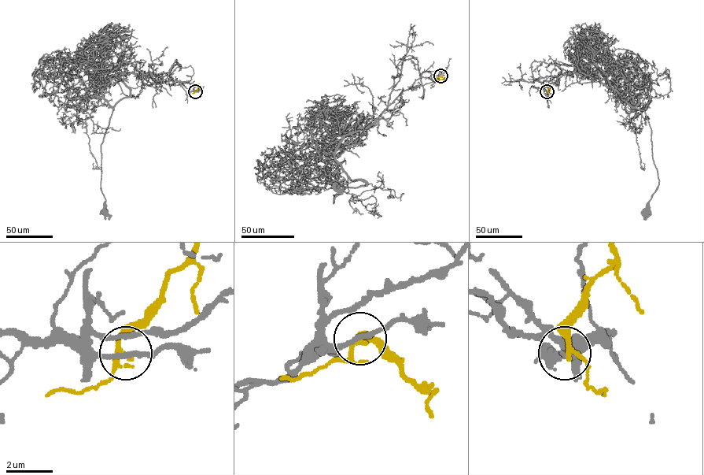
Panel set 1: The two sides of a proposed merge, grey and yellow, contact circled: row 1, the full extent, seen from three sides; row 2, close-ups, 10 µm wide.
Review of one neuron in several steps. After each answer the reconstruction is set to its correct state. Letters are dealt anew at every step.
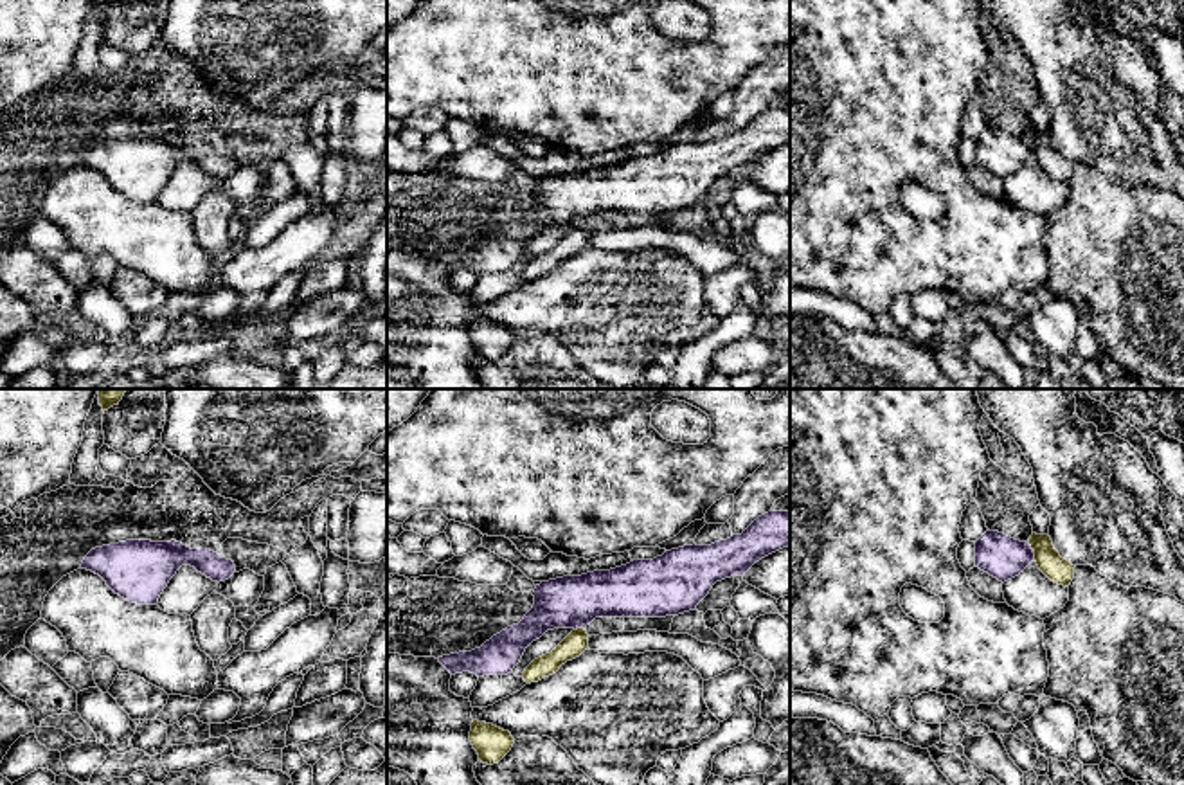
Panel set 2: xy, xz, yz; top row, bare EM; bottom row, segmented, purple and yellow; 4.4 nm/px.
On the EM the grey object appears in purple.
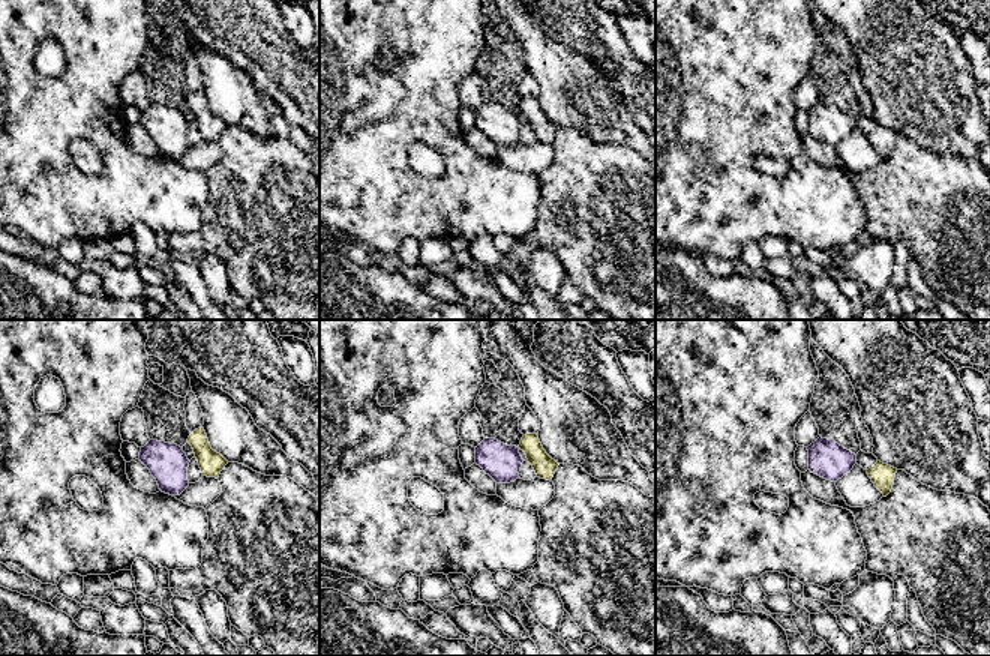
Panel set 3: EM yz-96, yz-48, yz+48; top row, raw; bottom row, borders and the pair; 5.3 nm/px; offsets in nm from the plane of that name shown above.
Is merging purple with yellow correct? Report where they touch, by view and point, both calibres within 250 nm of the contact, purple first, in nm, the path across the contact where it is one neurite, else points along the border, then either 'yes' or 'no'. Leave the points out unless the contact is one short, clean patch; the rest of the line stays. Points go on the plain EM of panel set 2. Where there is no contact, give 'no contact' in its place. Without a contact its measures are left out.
meets purple in xz at (578, 224); 240 nm thick on the purple side, 100 nm on the other; border along xz (583, 224), (574, 227); no

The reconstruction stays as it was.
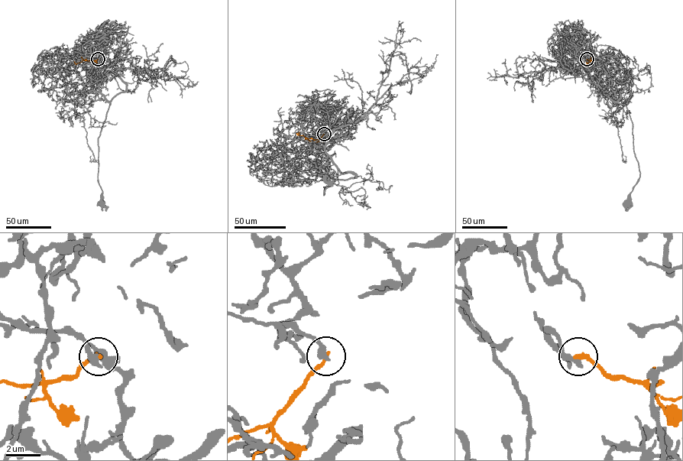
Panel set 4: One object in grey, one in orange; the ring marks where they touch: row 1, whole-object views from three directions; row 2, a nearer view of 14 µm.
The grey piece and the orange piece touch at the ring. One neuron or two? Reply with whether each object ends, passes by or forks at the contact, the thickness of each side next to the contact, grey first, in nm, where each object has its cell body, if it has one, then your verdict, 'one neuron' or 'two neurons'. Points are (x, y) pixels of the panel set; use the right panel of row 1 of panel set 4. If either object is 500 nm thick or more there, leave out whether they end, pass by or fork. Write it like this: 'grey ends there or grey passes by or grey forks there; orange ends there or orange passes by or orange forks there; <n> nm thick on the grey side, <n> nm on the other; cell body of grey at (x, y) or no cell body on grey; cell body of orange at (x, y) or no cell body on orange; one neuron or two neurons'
grey ends there; orange ends there; 340 nm thick on the grey side, 240 nm on the other; cell body of grey at (627, 203); no cell body on orange; two neurons

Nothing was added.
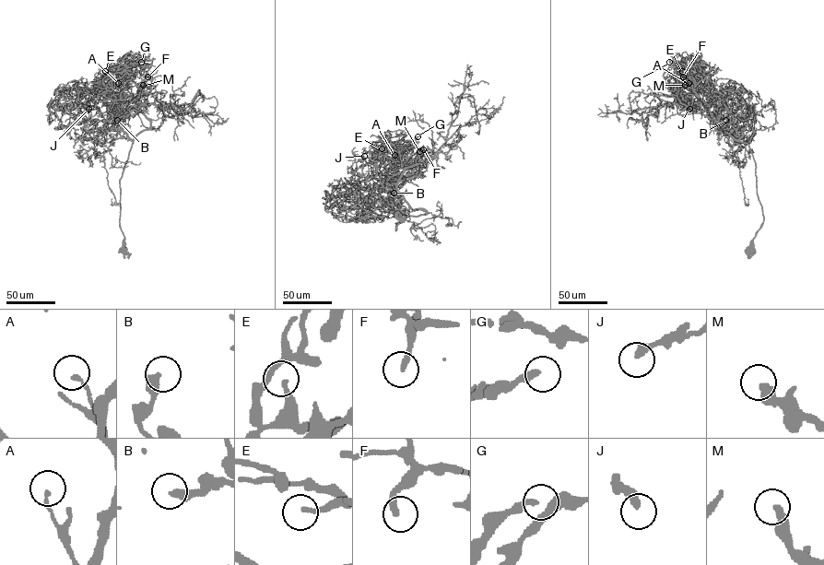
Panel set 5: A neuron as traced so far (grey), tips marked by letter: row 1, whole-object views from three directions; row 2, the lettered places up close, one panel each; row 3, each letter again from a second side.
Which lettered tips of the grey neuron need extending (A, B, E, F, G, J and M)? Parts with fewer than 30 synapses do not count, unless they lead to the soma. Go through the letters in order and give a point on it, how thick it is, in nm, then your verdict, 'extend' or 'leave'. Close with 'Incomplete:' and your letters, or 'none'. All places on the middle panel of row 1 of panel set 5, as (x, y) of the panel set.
A: (394, 155) | 130 nm | leave
B: (394, 193) | 340 nm | leave
E: (382, 148) | 200 nm | leave
F: (423, 149) | 240 nm | leave
G: (417, 136) | 170 nm | extend
J: (364, 156) | 280 nm | leave
M: (419, 151) | 340 nm | extend
Incomplete: G, M

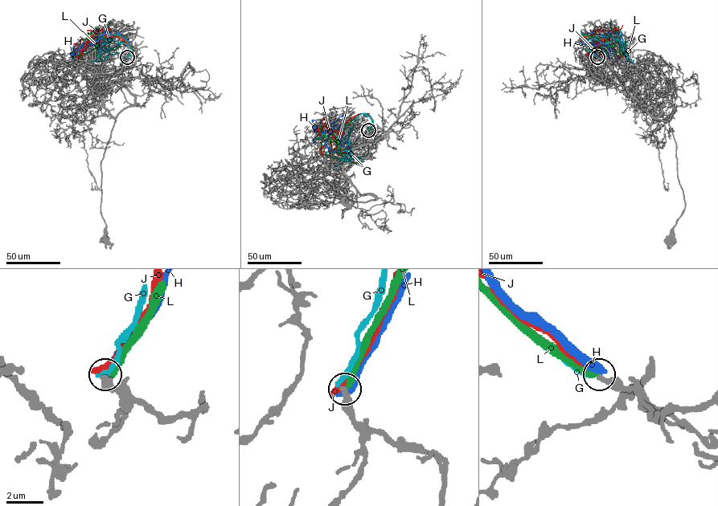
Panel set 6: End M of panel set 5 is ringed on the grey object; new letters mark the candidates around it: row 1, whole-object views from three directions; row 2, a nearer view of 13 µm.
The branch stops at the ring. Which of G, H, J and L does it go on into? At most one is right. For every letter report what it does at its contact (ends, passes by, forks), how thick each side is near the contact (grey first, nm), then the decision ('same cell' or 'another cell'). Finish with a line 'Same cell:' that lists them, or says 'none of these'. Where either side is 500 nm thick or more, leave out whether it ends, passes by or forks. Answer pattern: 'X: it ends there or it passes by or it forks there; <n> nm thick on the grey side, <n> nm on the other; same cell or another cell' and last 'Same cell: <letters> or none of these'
G: it ends there; 320 nm thick on the grey side, 280 nm on the other; another cell
H: it ends there; 380 nm thick on the grey side, 480 nm on the other; another cell
J: it ends there; 380 nm thick on the grey side, 440 nm on the other; another cell
L: it ends there; 400 nm thick on the grey side, 300 nm on the other; another cell
Same cell: none of these

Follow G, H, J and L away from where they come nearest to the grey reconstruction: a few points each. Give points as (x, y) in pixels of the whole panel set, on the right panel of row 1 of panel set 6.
G: (597, 57), (580, 42), (596, 35), (610, 36), (621, 43), (626, 59), (633, 59)
H: (597, 57), (587, 48), (580, 34), (591, 33), (606, 39), (593, 55), (597, 43)
J: (597, 57), (580, 38), (597, 34), (602, 39), (590, 44), (590, 51), (585, 54)
L: (597, 57), (587, 48), (581, 34), (596, 39), (604, 37), (609, 43), (603, 45), (621, 55), (625, 42)

